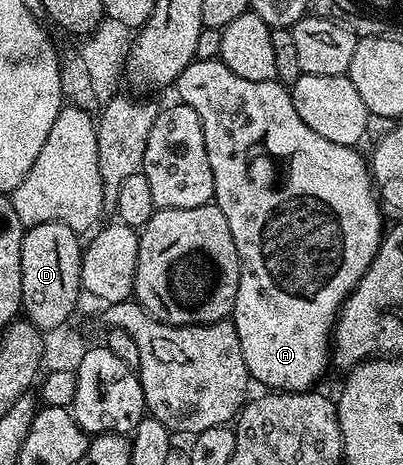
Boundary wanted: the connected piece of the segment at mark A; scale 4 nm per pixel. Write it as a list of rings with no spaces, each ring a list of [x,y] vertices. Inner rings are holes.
[[[195,59],[179,75],[176,82],[178,89],[177,100],[183,105],[192,107],[196,115],[200,115],[200,123],[204,131],[204,147],[208,151],[208,163],[212,163],[212,179],[214,180],[213,204],[228,219],[228,231],[232,231],[232,239],[236,243],[236,251],[240,259],[240,287],[236,291],[236,303],[232,314],[232,324],[236,335],[240,339],[240,351],[244,355],[244,363],[248,367],[251,378],[258,381],[270,391],[280,393],[305,393],[313,390],[314,385],[322,377],[322,372],[332,361],[332,334],[334,323],[338,319],[338,312],[348,295],[360,283],[364,271],[372,263],[376,251],[380,247],[384,236],[384,218],[382,207],[378,203],[378,195],[374,187],[374,179],[370,175],[370,166],[365,156],[361,157],[359,151],[352,145],[341,145],[316,135],[300,115],[296,115],[296,107],[290,98],[289,88],[283,82],[253,81],[240,79],[227,67],[221,59],[200,61]]]

